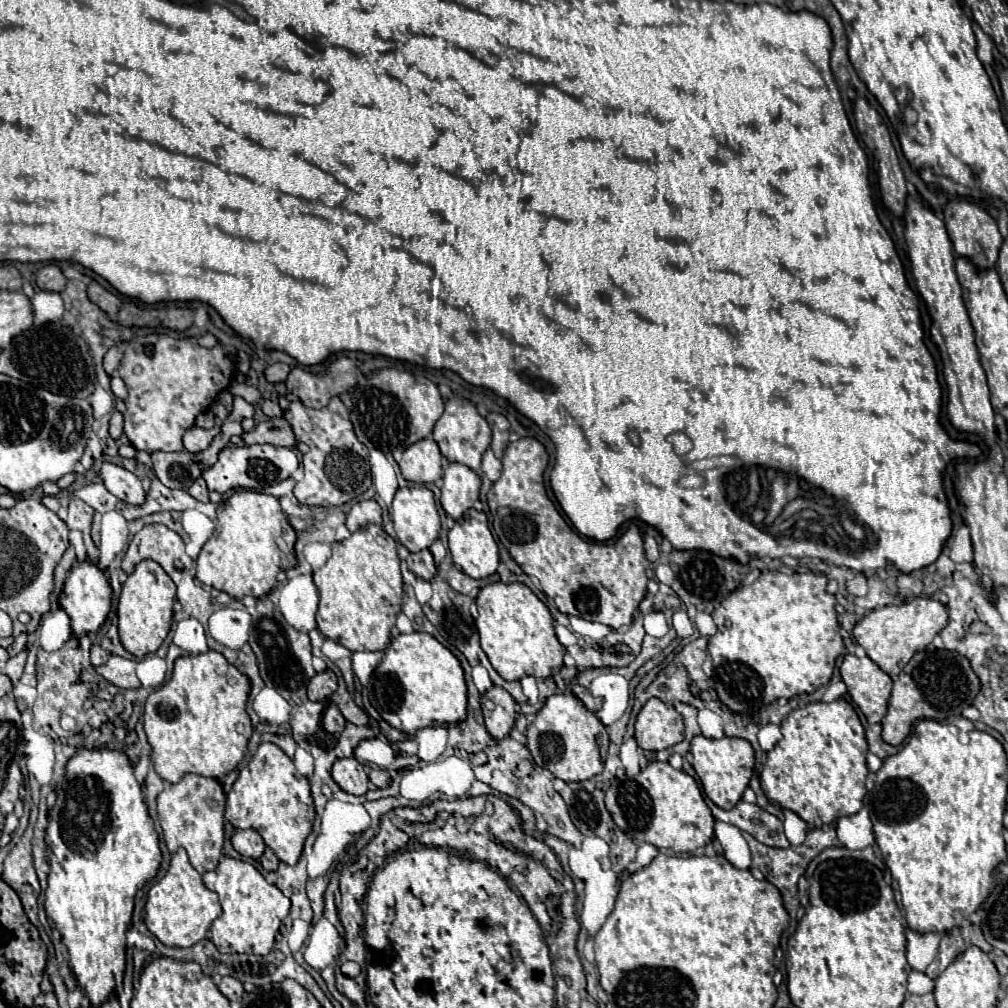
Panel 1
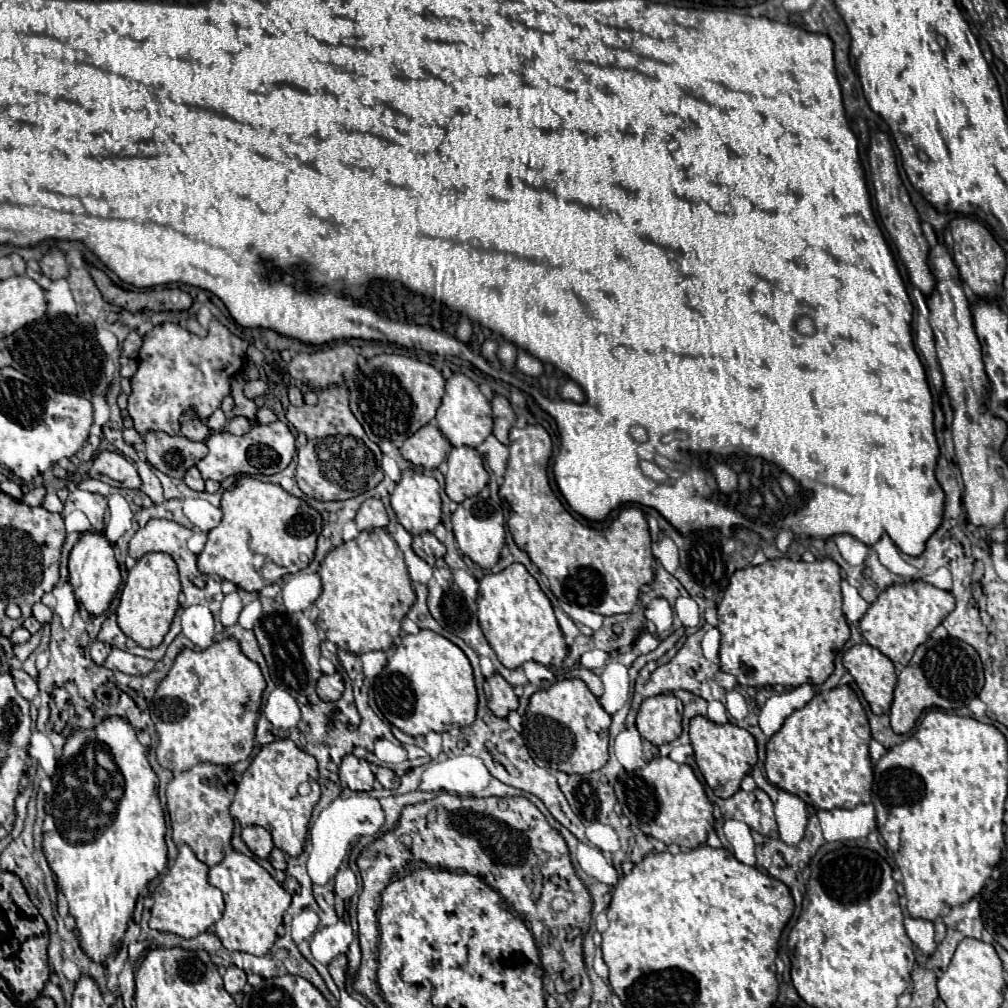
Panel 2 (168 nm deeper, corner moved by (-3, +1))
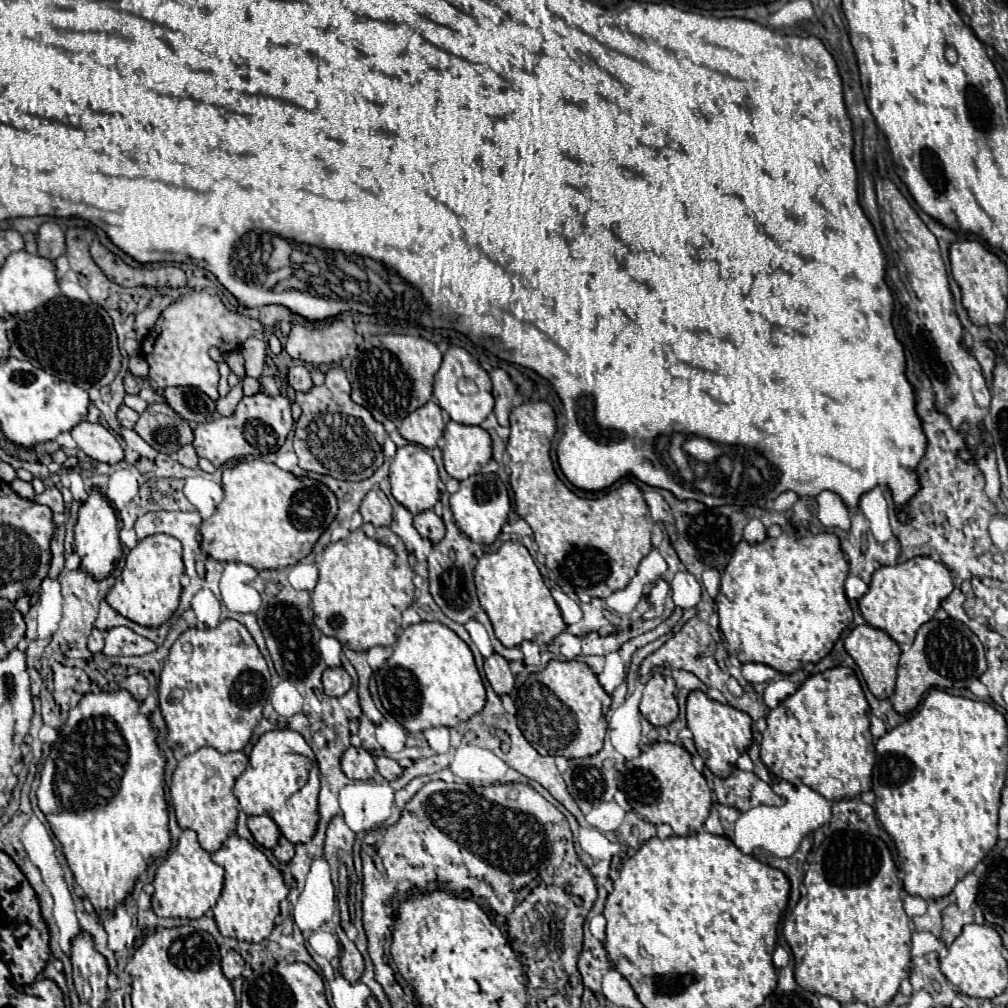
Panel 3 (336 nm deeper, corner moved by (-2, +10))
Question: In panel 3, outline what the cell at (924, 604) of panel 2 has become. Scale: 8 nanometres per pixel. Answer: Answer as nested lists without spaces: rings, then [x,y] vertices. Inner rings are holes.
[[[915,556],[907,562],[875,570],[867,594],[859,600],[859,610],[867,624],[885,630],[897,644],[911,644],[919,626],[933,618],[951,592],[953,580],[947,566],[929,556]]]

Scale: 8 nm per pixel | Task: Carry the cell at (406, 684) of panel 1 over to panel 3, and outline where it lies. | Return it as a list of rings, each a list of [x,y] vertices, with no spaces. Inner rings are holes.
[[[419,622],[407,626],[393,648],[393,656],[375,676],[383,708],[409,732],[423,732],[433,726],[457,726],[463,720],[469,720],[473,714],[481,712],[485,706],[485,686],[475,666],[469,646],[441,622]]]

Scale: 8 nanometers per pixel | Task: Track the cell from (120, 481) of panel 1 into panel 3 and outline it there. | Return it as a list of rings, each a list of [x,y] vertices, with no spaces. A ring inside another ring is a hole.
[[[81,420],[71,430],[71,436],[75,438],[77,446],[93,460],[99,460],[105,464],[117,464],[123,460],[123,448],[119,440],[99,422],[91,424],[87,420]]]

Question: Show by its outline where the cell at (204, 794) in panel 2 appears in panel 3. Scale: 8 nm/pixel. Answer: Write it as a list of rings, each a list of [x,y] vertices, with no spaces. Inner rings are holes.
[[[203,746],[193,754],[187,754],[179,764],[171,780],[171,802],[175,806],[177,822],[181,828],[191,828],[199,836],[201,848],[217,852],[227,836],[235,830],[239,802],[233,794],[235,778],[247,768],[249,758],[243,752],[221,754],[211,746]]]

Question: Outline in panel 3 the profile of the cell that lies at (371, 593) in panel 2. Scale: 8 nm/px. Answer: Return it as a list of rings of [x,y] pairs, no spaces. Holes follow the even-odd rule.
[[[359,510],[347,522],[339,522],[336,516],[327,528],[336,532],[324,532],[308,556],[308,564],[317,560],[319,566],[319,580],[311,596],[315,624],[325,636],[337,638],[355,652],[373,646],[393,646],[401,626],[401,614],[411,606],[415,592],[415,572],[409,566],[403,540],[391,528],[363,523]]]

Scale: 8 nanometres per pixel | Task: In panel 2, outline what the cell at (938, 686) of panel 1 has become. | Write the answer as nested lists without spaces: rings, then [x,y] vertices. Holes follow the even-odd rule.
[[[928,639],[922,643],[910,663],[900,671],[898,685],[894,689],[894,701],[890,709],[890,725],[894,733],[908,733],[924,709],[938,707],[942,711],[956,711],[966,707],[978,697],[984,685],[984,671],[978,653],[960,639]]]

